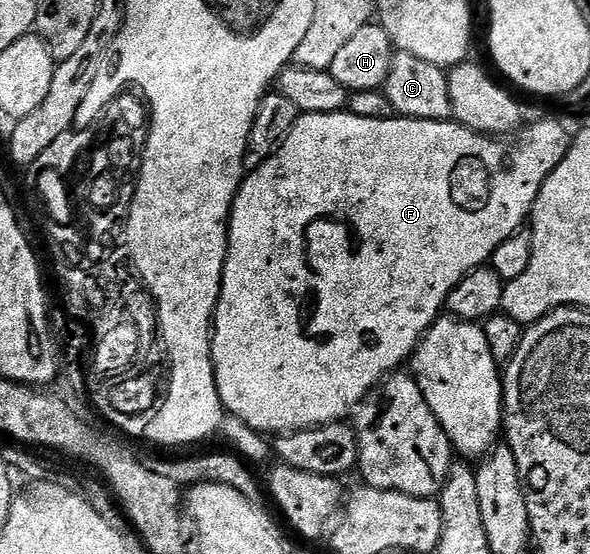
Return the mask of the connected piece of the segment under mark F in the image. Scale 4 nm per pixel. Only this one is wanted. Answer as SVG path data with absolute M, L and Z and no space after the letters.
M348 110L333 112L332 114L302 114L298 121L292 126L290 133L284 138L284 142L278 147L277 152L265 157L262 164L254 173L247 175L238 188L238 193L234 199L234 205L230 211L230 233L228 234L228 250L226 251L226 261L224 262L224 274L222 275L222 285L220 286L220 298L214 311L212 321L212 335L210 338L210 353L214 363L214 377L218 393L222 399L222 407L231 416L238 417L242 423L254 429L255 432L263 434L285 434L287 432L299 432L305 428L318 428L321 424L336 424L345 421L353 413L361 400L378 387L387 376L397 373L398 368L407 363L418 349L419 342L430 327L436 323L443 315L448 294L460 281L464 279L472 270L483 267L493 257L496 246L500 242L508 242L512 234L523 231L524 225L529 221L530 211L534 208L536 198L542 189L542 183L556 170L556 166L568 154L571 133L566 133L566 128L558 120L538 120L535 124L527 123L525 127L517 133L518 144L505 144L507 141L502 138L485 135L481 132L473 132L470 128L465 128L463 124L451 122L450 120L408 120L405 118L395 118L392 120L377 120L376 118L356 118Z

